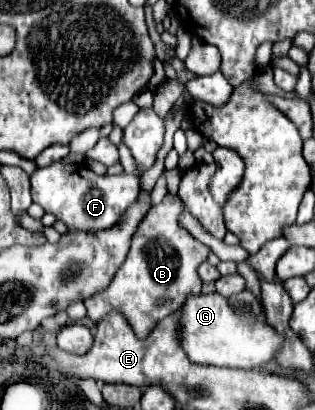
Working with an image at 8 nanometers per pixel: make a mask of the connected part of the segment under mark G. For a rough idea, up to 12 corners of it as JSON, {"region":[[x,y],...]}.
{"region":[[250,290],[188,296],[182,348],[196,364],[250,370],[284,338]]}

